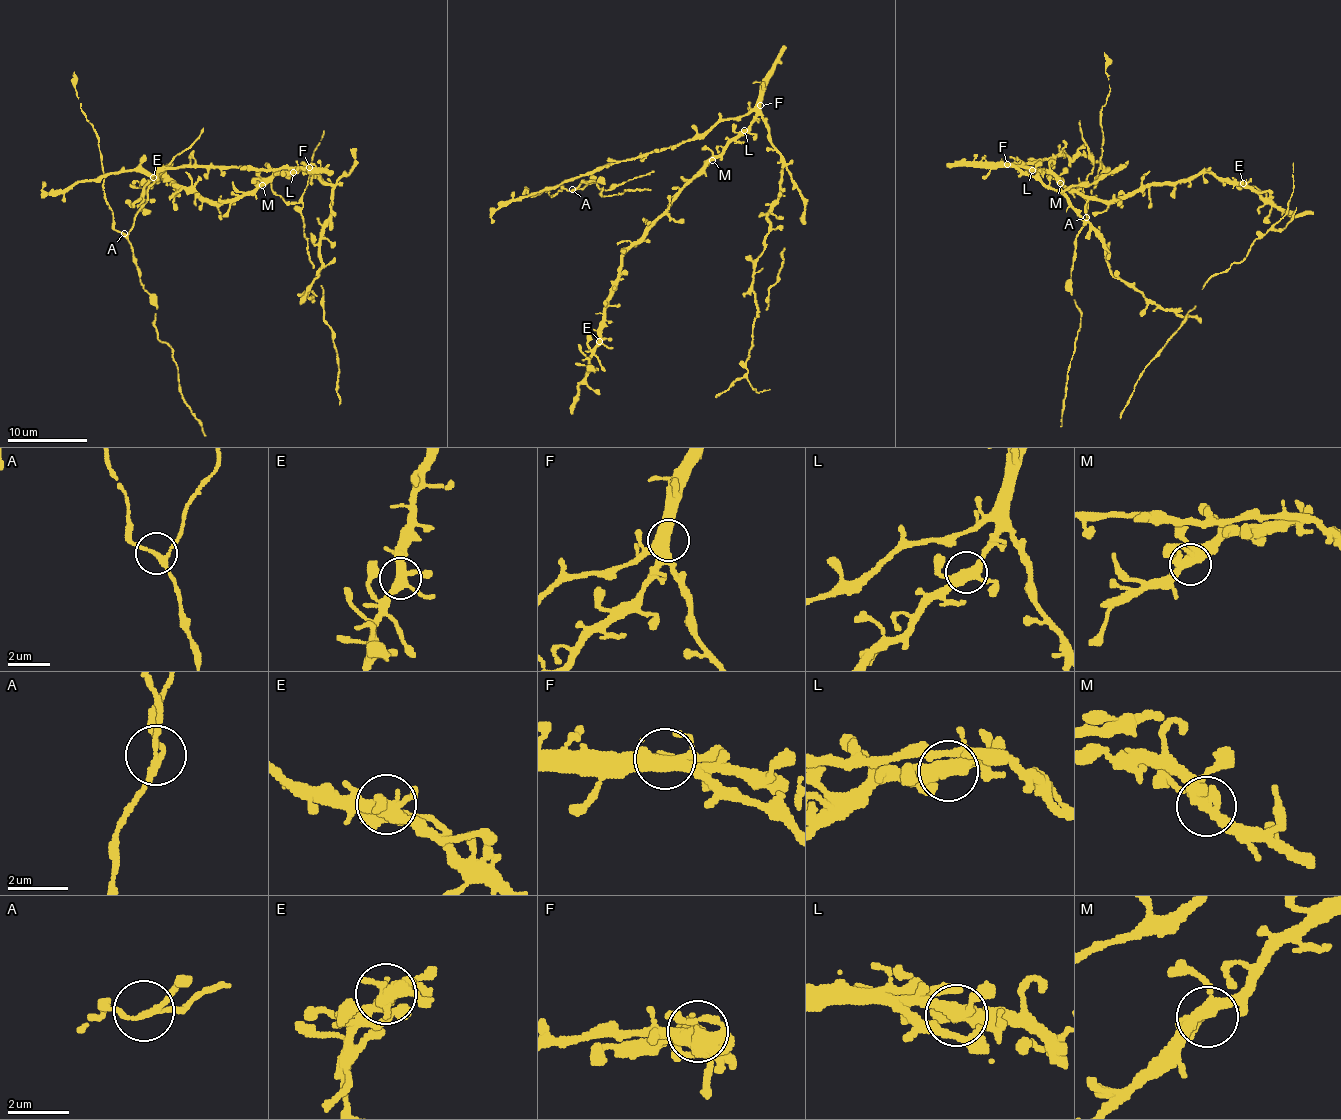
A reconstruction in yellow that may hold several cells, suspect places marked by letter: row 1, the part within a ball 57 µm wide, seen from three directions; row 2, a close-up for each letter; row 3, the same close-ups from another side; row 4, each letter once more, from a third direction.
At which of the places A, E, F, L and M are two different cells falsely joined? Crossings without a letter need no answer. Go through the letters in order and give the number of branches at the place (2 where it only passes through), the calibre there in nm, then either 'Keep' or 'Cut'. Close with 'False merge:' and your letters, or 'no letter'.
A: Branches: 3. Thickness 170 nm. Keep
E: Branches: 4. Thickness 360 nm. Keep
F: Branches: 4. Thickness 440 nm. Keep
L: Branches: 4. Thickness 400 nm. Keep
M: Branches: 4. Thickness 360 nm. Keep
False merge: no letter

